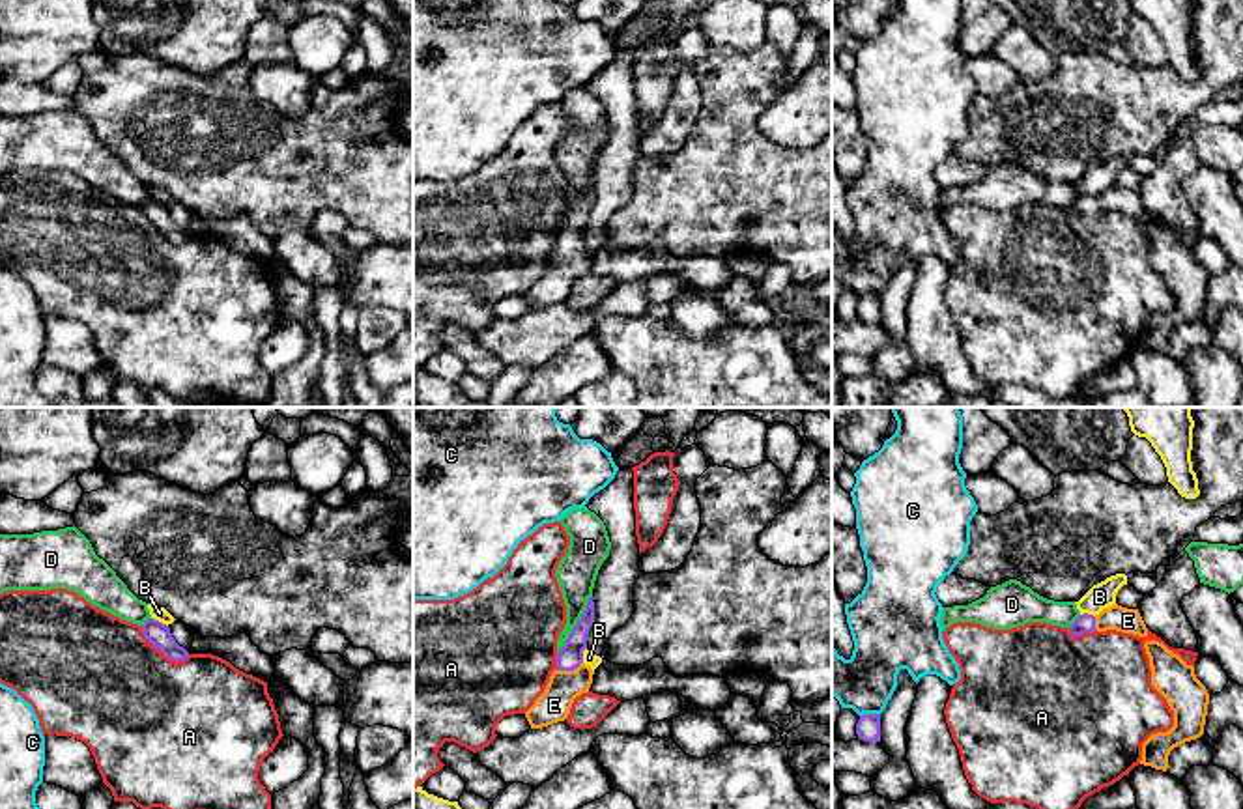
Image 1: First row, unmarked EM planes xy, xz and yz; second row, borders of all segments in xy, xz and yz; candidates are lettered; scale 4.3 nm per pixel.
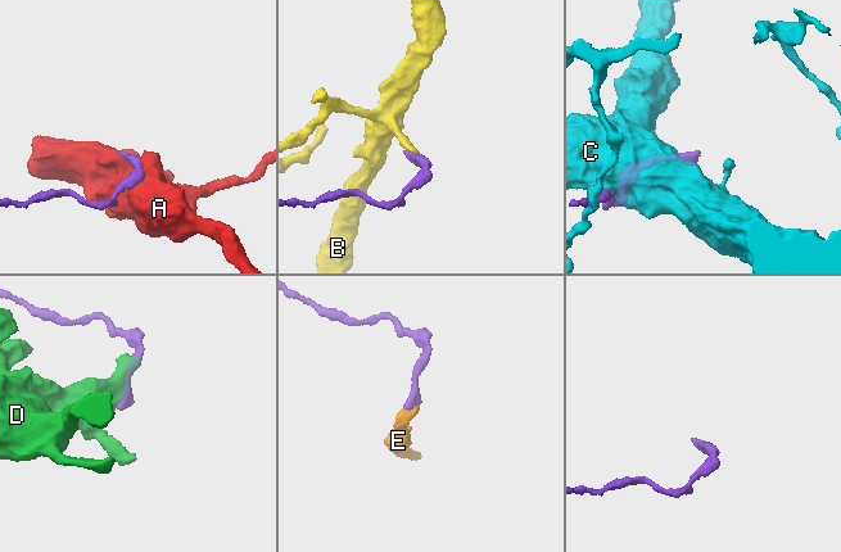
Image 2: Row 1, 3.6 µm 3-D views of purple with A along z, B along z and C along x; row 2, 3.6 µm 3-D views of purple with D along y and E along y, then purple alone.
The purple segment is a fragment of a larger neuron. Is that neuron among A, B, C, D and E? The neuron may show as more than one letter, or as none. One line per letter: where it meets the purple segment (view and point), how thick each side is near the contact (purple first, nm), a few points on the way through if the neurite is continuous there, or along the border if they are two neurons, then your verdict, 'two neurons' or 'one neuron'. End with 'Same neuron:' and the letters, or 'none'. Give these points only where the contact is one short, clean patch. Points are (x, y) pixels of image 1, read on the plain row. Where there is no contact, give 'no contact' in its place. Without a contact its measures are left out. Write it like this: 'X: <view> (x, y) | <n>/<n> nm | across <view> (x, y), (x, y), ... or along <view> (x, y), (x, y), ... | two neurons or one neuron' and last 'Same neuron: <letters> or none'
A: xy (163, 234) | 100/500 nm | two neurons
B: xy (157, 202) | 100/60 nm | along xy (152, 198), (167, 208) | two neurons
C: yz (870, 296) | 110/240 nm | two neurons
D: xz (576, 206) | 110/170 nm | two neurons
E: xz (569, 251) | 110/150 nm | across xz (571, 238), (569, 251), (569, 262), (554, 286) | one neuron
Same neuron: E

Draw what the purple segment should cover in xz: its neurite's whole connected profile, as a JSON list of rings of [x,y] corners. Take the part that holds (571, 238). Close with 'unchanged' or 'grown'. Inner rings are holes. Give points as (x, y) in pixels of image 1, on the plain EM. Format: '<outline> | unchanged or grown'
[[[591,177],[581,200],[572,209],[564,228],[557,234],[557,250],[551,254],[544,275],[525,293],[531,310],[564,303],[574,280],[589,273],[594,252],[583,245],[583,232],[587,230],[587,217],[593,204],[594,183]]] | grown

